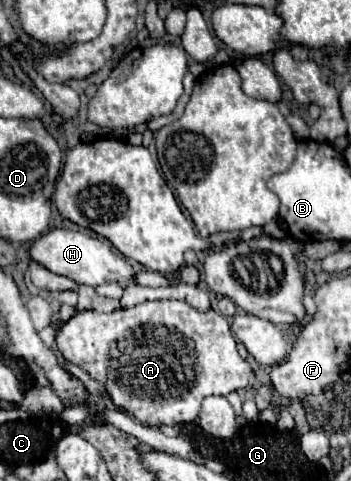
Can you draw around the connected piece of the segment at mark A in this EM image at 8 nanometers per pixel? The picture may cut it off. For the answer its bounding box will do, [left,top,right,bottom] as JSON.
[57,300,251,426]

